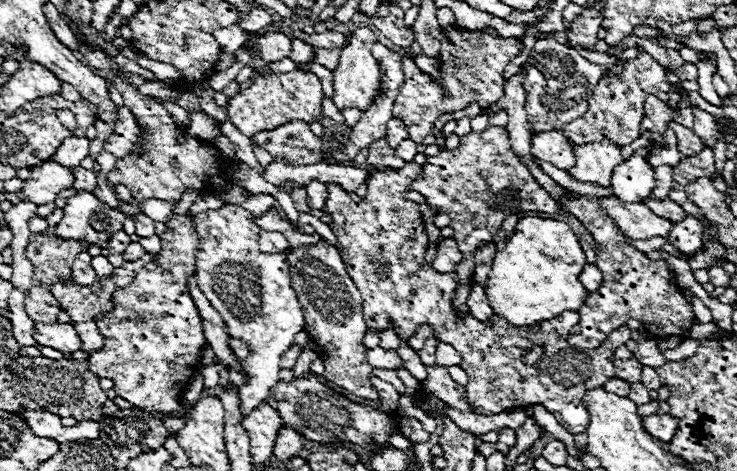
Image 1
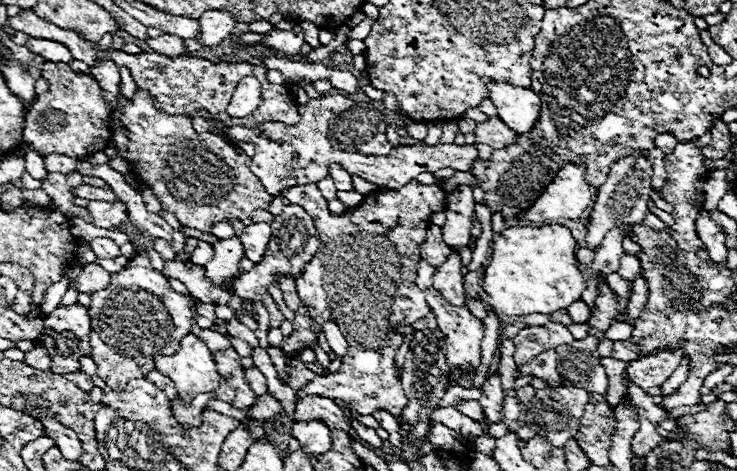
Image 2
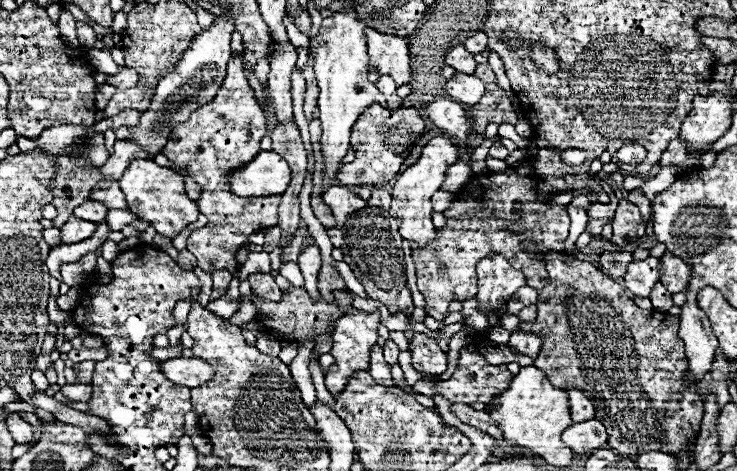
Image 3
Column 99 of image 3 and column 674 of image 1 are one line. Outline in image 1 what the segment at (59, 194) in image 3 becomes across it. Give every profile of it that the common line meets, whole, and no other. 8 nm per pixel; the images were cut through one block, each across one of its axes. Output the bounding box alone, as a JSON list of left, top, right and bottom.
[672,150,716,184]

